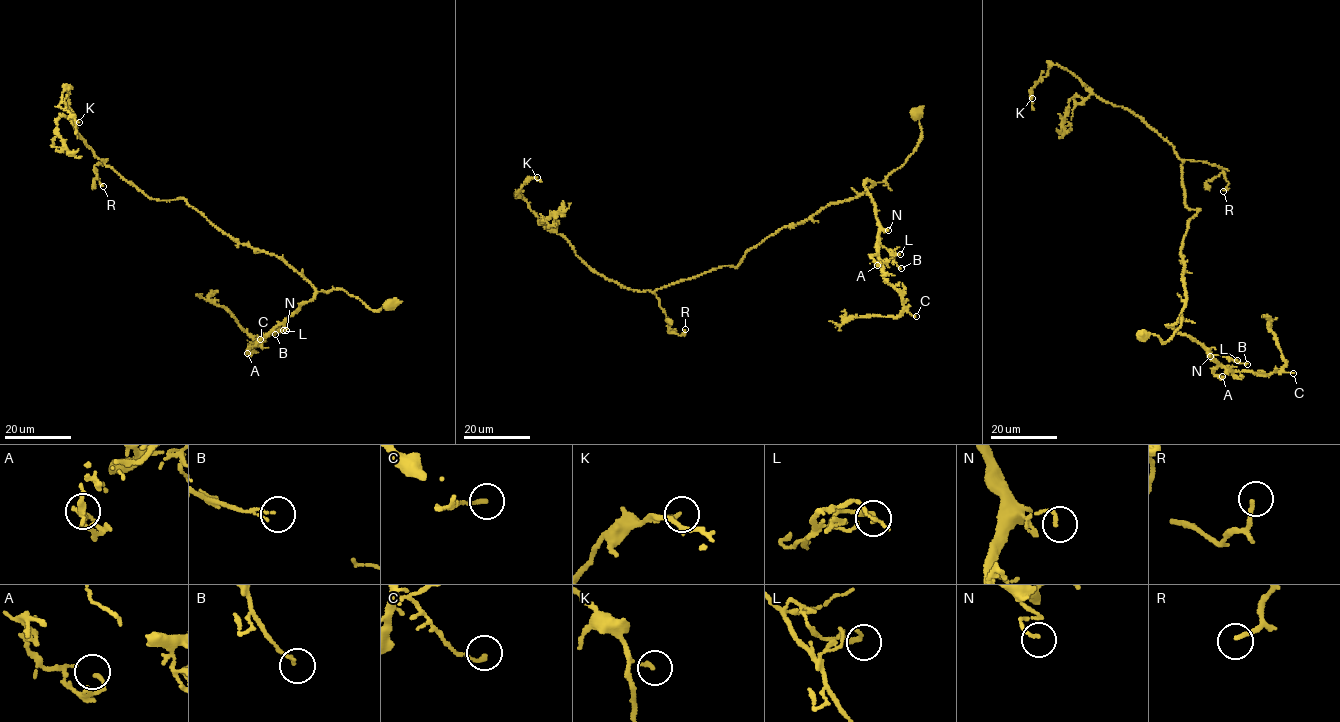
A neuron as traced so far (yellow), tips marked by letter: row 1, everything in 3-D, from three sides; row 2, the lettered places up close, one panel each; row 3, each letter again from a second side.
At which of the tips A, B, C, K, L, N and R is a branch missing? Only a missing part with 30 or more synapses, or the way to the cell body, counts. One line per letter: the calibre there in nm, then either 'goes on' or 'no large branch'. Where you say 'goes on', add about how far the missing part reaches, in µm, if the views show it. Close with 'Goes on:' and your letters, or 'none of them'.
A: 140 nm | no large branch
B: 60 nm | no large branch
C: 150 nm | no large branch
K: 130 nm | no large branch
L: 140 nm | no large branch
N: 110 nm | no large branch
R: 160 nm | goes on | 20 µm
Goes on: R

